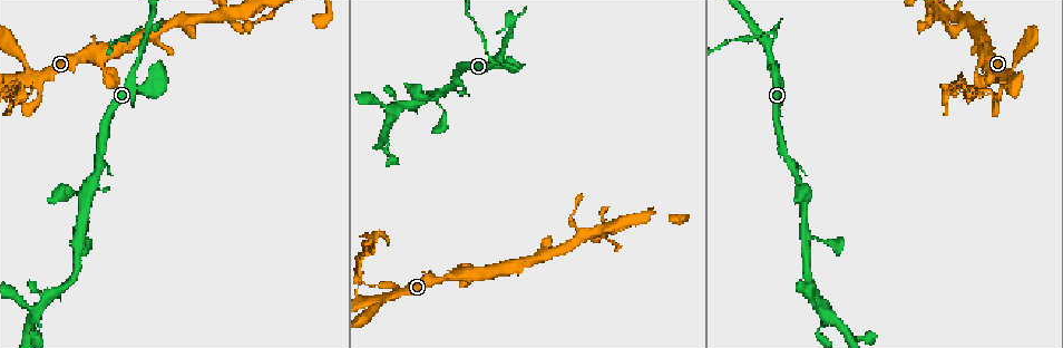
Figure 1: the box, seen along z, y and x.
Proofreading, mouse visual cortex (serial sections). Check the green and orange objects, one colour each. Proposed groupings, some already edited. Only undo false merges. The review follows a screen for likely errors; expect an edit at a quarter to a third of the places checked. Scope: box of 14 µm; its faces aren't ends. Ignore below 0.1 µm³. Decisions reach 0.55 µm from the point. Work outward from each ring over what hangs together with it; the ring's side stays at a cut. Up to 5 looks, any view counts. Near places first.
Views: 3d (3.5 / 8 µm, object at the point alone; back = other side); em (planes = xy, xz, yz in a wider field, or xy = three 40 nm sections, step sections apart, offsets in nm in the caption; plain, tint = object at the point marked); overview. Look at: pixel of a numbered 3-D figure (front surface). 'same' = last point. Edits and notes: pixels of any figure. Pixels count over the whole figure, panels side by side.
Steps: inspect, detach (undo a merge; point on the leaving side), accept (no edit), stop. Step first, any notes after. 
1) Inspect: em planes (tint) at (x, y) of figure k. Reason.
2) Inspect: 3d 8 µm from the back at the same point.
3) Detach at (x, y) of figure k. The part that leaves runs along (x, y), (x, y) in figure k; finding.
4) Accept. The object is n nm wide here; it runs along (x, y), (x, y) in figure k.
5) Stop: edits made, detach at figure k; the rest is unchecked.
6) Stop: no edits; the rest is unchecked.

Inspect: 3d 3.5 µm at (144, 42) of figure 1.

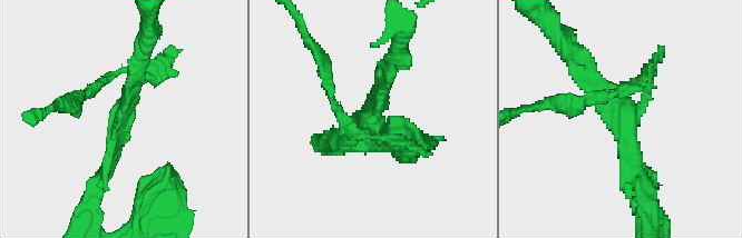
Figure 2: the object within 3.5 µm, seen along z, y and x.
Inspect: em planes (tint) at (631, 113) of figure 2. 3 arms meet here; the arms are 100, 200, 250 nm wide.

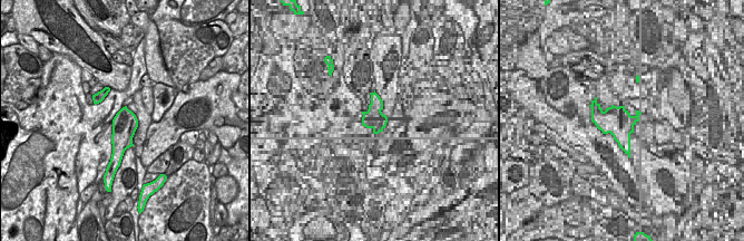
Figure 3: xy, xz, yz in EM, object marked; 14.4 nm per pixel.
Detach at (343, 124) of figure 2. The object is 360 nm wide here; the part that leaves runs along (647, 93), (644, 73), (596, 97) in figure 2; a second cell is stuck on.

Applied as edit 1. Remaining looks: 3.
Inspect: overview.

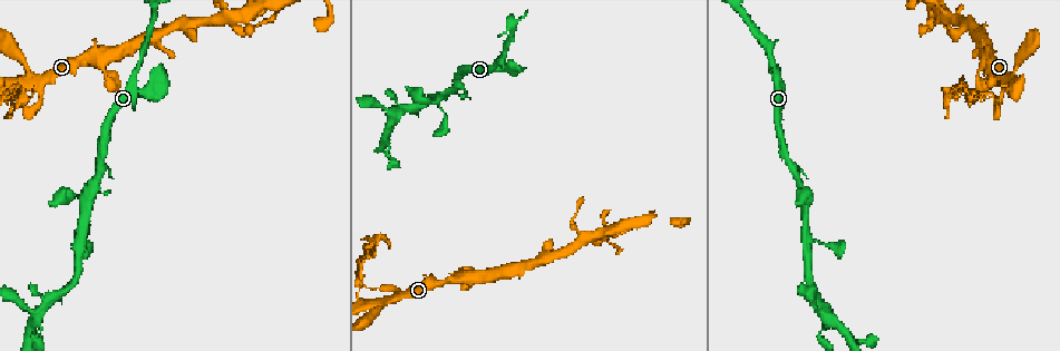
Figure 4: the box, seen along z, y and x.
Inspect: 3d 3.5 µm at (373, 288) of figure 4. Calibre changes.

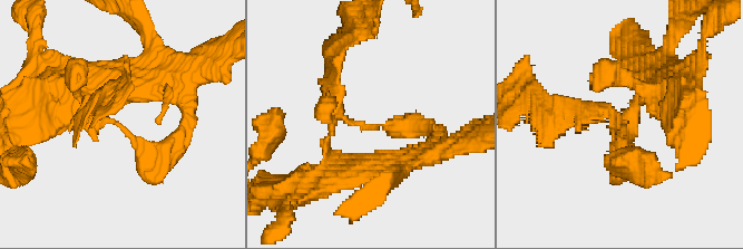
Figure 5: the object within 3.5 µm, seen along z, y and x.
Detach at (93, 133) of figure 5. The arms are 150, 250 nm wide; a second cell is stuck on.

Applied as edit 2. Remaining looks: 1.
Stop: edits made, detach at figure 2, detach at figure 5; the rest is unchecked.

